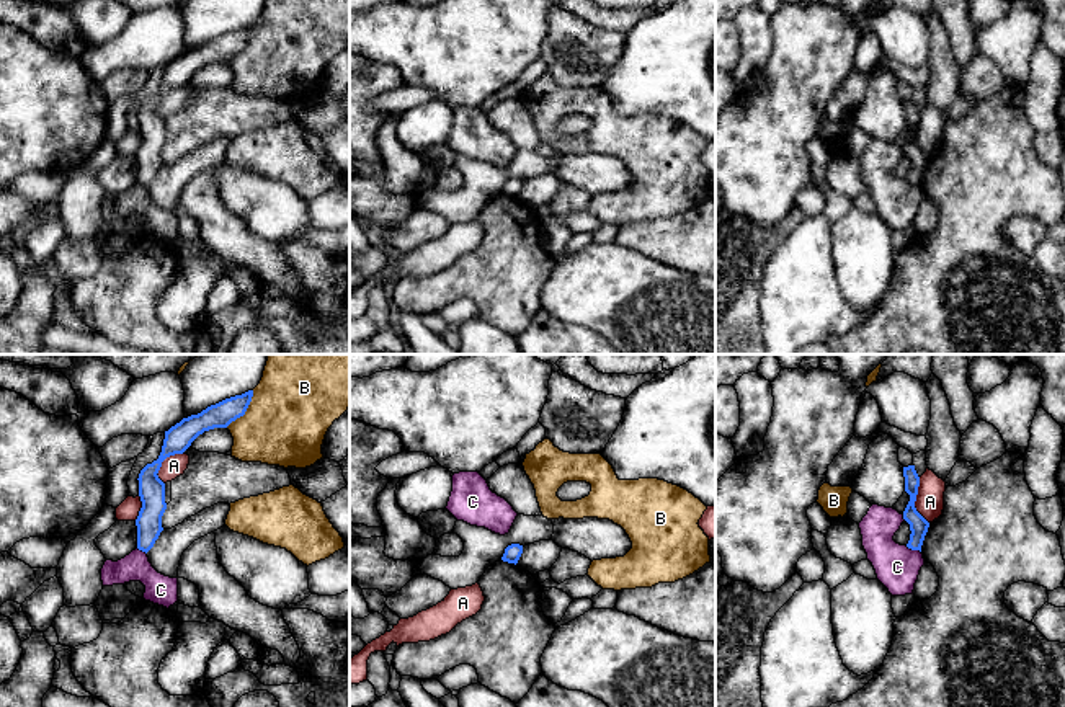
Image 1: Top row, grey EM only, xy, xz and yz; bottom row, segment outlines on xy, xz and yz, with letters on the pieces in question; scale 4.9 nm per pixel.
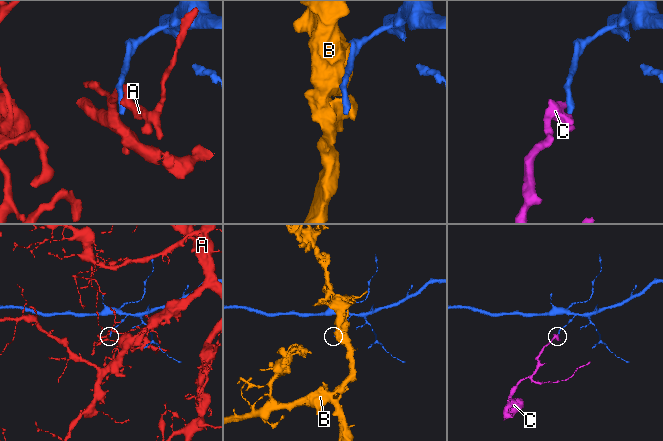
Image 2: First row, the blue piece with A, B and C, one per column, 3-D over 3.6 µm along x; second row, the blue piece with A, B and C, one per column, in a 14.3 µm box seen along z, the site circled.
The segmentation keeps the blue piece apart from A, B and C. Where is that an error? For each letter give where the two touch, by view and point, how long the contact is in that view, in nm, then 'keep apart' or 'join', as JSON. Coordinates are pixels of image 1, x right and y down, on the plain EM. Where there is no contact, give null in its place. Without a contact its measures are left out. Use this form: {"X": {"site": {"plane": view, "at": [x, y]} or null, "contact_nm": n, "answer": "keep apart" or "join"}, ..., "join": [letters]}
{"A": {"site": {"plane": "yz", "at": [915, 134]}, "contact_nm": 240, "answer": "keep apart"}, "B": {"site": {"plane": "xy", "at": [245, 44]}, "contact_nm": 240, "answer": "keep apart"}, "C": {"site": {"plane": "yz", "at": [913, 183]}, "contact_nm": 90, "answer": "keep apart"}, "join": []}

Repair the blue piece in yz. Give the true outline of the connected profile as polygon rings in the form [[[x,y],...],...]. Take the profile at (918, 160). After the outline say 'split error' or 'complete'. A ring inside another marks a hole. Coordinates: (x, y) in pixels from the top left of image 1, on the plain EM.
[[[915,100],[903,101],[905,126],[910,129],[910,136],[903,145],[903,153],[910,158],[910,175],[907,178],[911,185],[920,185],[928,167],[929,157],[916,145],[915,136],[920,121],[920,111]]]; complete

